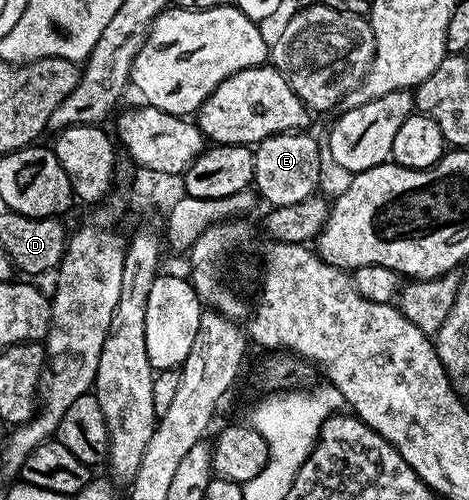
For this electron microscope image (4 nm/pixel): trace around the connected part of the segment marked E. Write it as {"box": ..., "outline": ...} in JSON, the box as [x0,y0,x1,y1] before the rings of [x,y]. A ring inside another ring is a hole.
{"box":[253,131,322,208],"outline":[[[309,131],[281,132],[275,136],[264,138],[253,149],[254,153],[254,183],[257,195],[267,200],[267,205],[279,208],[292,206],[308,199],[319,191],[318,179],[322,176],[322,152],[316,141],[310,137]]]}

